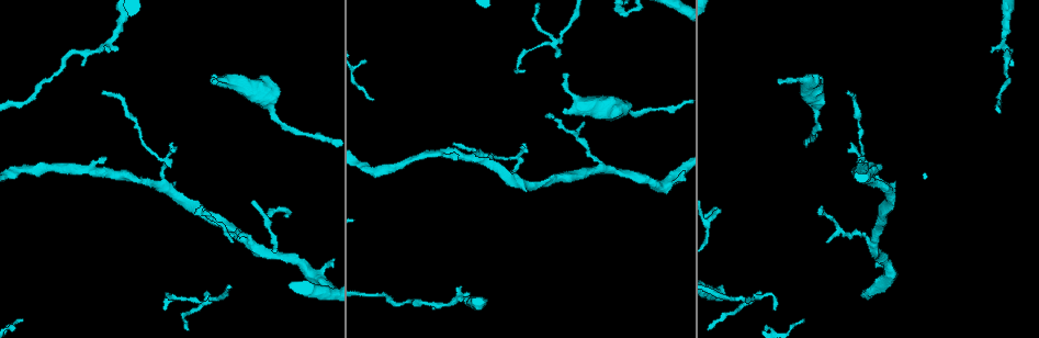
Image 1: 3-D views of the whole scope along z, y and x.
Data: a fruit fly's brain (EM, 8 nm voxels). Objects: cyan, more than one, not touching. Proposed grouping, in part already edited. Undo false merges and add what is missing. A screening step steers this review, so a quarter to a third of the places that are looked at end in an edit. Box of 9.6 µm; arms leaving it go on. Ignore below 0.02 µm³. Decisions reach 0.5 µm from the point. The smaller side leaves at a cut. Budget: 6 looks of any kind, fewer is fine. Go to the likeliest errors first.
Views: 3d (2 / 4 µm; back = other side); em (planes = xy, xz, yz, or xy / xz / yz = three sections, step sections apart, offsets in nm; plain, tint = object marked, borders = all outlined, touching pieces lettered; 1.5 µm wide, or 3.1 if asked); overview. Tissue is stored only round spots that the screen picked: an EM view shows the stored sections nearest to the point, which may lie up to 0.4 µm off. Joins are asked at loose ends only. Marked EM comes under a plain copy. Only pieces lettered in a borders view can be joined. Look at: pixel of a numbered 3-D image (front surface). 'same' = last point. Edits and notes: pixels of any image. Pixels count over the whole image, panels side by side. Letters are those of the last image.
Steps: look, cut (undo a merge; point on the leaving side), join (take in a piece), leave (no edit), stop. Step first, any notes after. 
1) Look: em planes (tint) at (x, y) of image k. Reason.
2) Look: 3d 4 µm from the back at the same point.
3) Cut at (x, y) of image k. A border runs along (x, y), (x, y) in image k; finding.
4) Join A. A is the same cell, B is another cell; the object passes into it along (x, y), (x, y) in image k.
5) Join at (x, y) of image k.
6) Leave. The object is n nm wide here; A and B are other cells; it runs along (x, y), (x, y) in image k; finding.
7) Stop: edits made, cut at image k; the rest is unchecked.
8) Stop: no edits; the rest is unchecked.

Look: em yz step 4 (borders) at (814, 75) of image 1. Thick end.

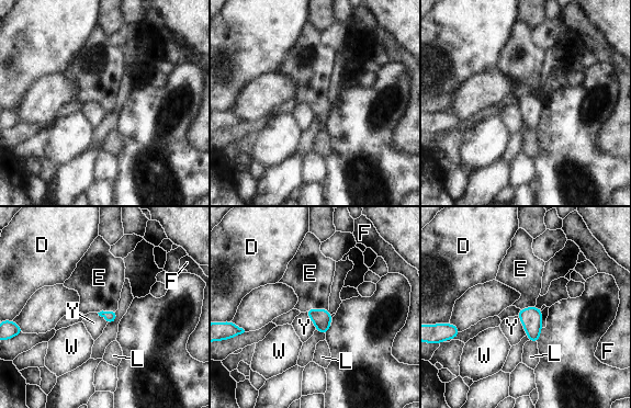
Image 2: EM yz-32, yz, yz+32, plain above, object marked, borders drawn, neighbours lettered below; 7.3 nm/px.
Look: em planes (borders) at the same point. Cut it another way.

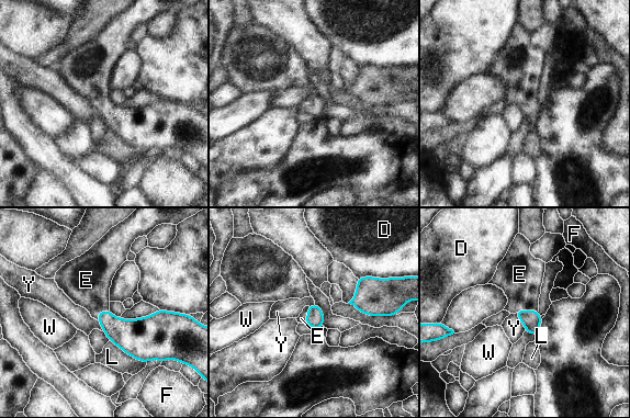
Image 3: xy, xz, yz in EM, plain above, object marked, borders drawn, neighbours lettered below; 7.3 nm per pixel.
Join at (520, 278) of image 3. E is the same cell, D, F, L, W and Y are other cells; the object passes into it along (531, 319), (526, 311), (520, 278) in image 3; the cell continues.

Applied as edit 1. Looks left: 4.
Look: em planes (tint) at (104, 90) of image 1. Long arm stops here.

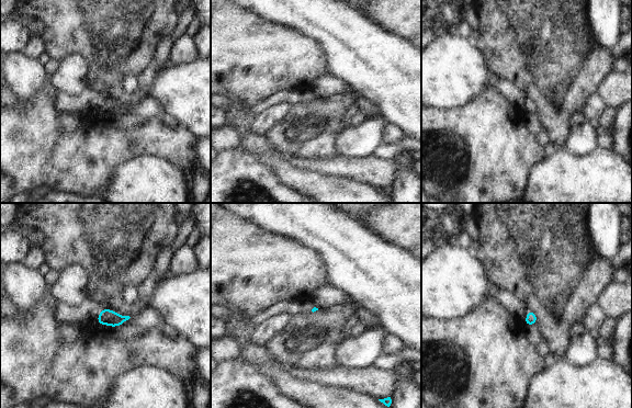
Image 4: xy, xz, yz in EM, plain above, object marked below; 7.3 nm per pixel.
Look: em planes (borders) at the same point.

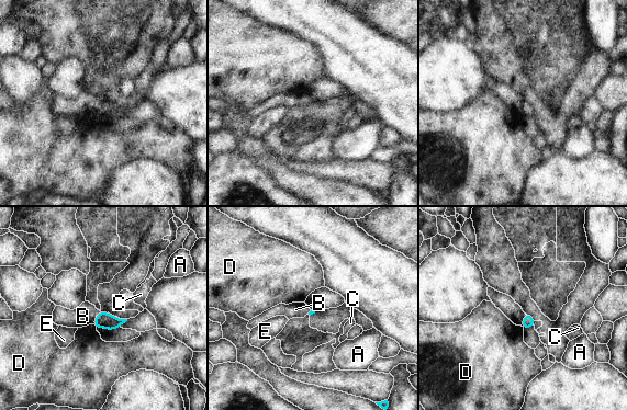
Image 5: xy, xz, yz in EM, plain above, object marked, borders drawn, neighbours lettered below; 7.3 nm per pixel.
Join at (82, 316) of image 5. B is the same cell, A, C, D and E are other cells; the object passes into it along (105, 320), (97, 317), (82, 316) in image 5; it goes on there.

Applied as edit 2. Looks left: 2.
Look: em planes (borders) at (773, 308) of image 1. Tapers out.

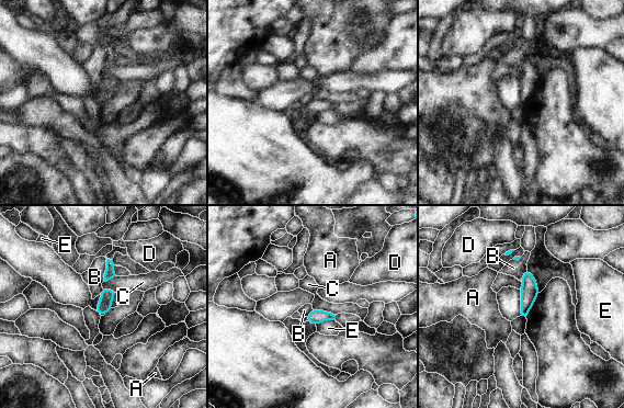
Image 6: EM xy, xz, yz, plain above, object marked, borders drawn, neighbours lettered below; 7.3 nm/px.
Leave. A, B, C, D and E are other cells; none of them fits.

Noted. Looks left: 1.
Stop: edits made, join at image 3, join at image 5; the rest is unchecked.

